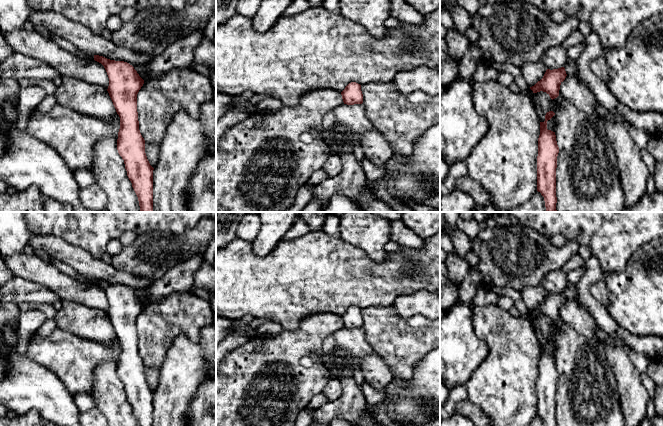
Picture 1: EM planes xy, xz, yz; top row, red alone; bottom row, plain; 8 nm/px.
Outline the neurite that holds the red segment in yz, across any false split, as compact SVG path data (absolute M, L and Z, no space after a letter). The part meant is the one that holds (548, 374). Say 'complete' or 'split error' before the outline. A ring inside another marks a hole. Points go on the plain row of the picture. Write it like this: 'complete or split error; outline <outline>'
complete; outline M549 335L545 345L540 346L537 380L537 415L544 421L545 426L557 426L556 421L556 392L559 371L555 356L547 353L547 345L555 337Z

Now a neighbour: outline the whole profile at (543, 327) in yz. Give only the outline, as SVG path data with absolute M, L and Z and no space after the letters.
M530 311L526 315L526 318L530 320L534 327L539 346L545 345L545 339L547 336L553 335L555 337L555 339L547 345L547 353L555 356L557 353L556 337L559 333L559 326L557 322L552 324L549 318L543 315L534 317Z

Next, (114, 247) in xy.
M112 239L109 241L107 245L106 253L108 253L111 257L119 254L122 250L123 246L119 239Z

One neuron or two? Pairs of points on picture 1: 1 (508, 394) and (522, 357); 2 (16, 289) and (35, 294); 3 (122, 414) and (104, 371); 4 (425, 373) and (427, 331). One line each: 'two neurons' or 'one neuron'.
1: one neuron
2: one neuron
3: one neuron
4: two neurons

